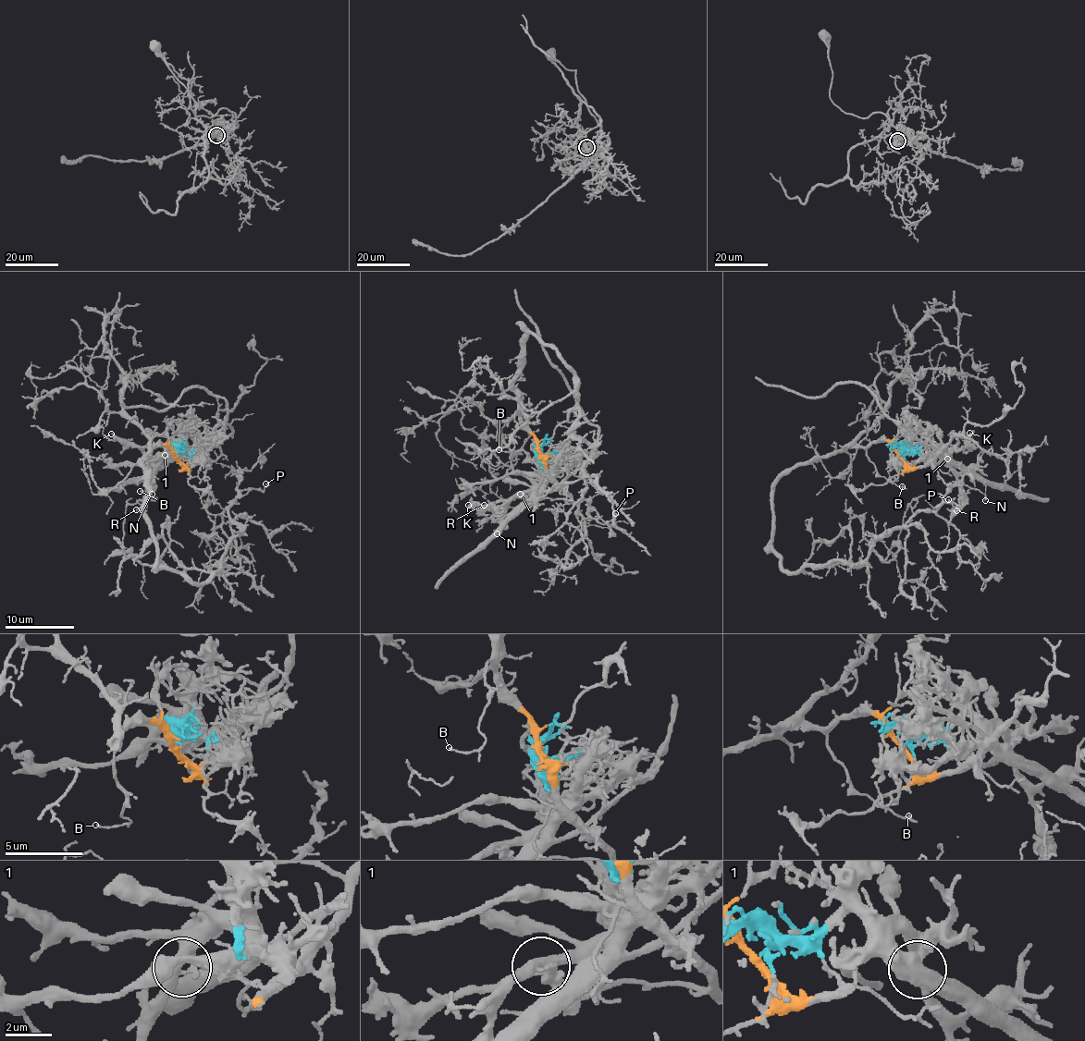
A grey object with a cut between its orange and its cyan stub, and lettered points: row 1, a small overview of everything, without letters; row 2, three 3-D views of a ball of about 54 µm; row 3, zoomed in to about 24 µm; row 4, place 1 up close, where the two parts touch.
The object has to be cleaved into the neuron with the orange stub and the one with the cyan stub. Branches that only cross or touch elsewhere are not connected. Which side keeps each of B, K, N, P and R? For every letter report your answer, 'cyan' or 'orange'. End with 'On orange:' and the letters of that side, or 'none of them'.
B: orange
K: cyan
N: cyan
P: orange
R: cyan
On orange: B, P

